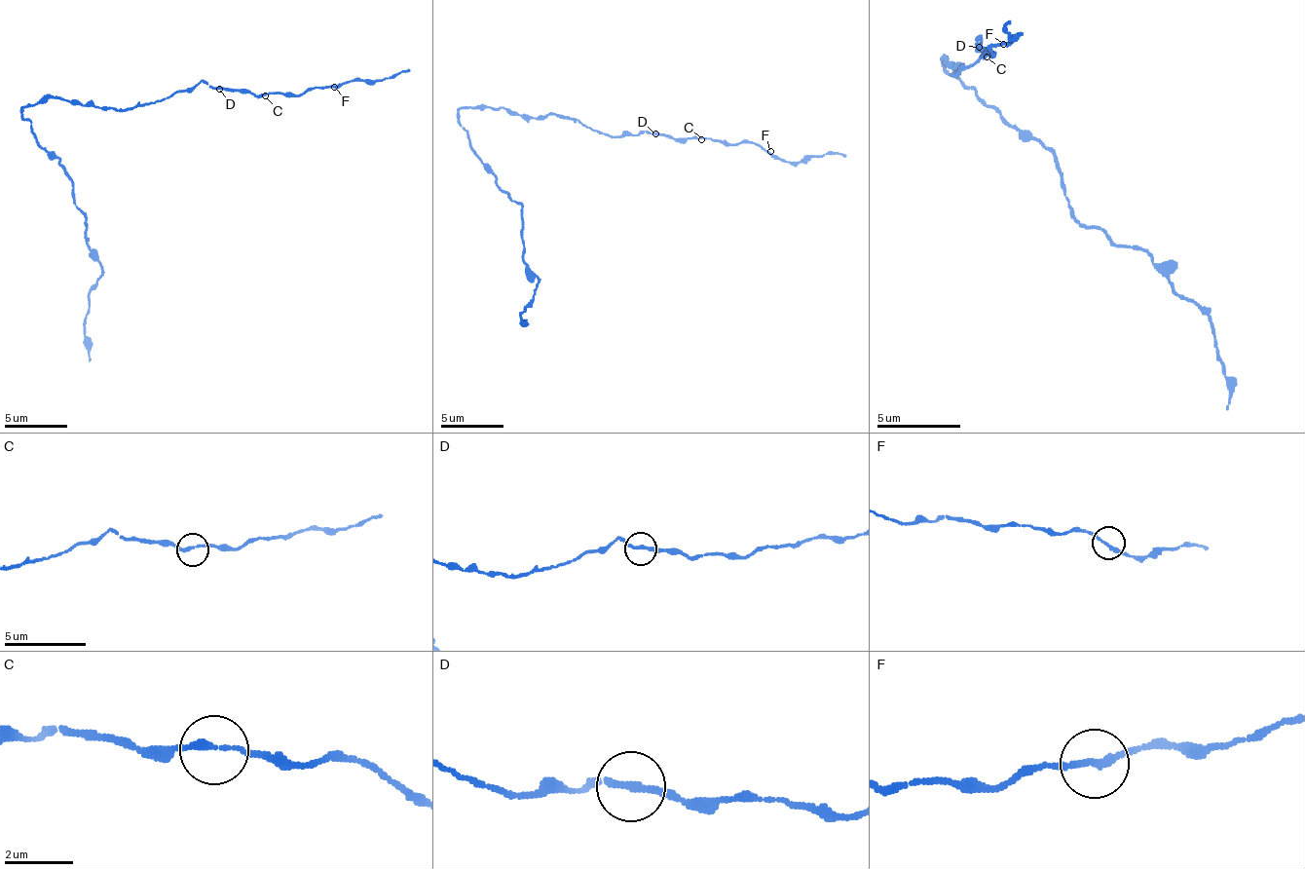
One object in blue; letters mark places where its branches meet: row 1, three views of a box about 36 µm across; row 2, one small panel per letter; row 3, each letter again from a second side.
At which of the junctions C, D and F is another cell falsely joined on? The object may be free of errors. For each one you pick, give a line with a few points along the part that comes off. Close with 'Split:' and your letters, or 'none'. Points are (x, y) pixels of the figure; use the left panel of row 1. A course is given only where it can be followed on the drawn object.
Split: none

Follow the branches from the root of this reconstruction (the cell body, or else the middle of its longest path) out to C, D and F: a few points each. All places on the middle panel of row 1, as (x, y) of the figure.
C: (482, 107), (503, 107), (532, 117), (564, 114), (608, 135), (660, 132), (676, 139), (701, 139)
D: (482, 107), (503, 107), (532, 117), (564, 114), (608, 135), (654, 132)
F: (482, 107), (532, 117), (564, 114), (608, 135), (727, 139), (770, 151)

